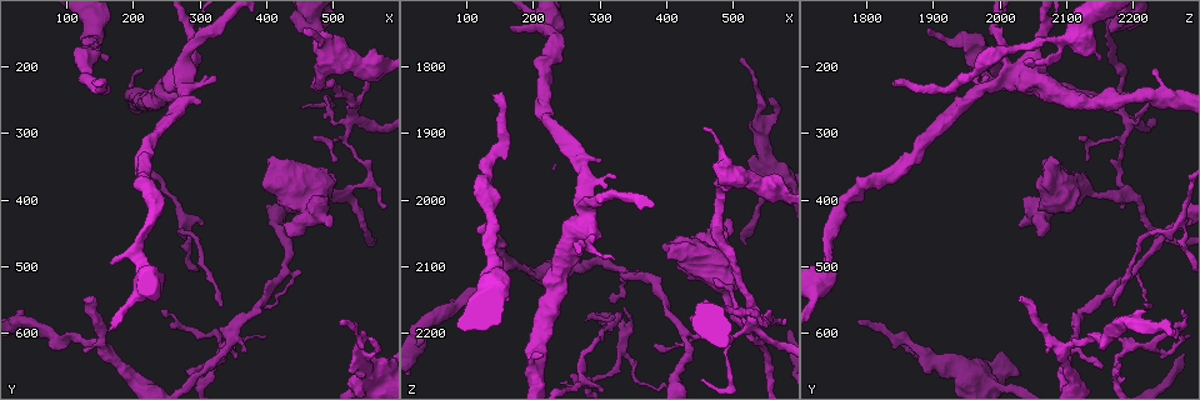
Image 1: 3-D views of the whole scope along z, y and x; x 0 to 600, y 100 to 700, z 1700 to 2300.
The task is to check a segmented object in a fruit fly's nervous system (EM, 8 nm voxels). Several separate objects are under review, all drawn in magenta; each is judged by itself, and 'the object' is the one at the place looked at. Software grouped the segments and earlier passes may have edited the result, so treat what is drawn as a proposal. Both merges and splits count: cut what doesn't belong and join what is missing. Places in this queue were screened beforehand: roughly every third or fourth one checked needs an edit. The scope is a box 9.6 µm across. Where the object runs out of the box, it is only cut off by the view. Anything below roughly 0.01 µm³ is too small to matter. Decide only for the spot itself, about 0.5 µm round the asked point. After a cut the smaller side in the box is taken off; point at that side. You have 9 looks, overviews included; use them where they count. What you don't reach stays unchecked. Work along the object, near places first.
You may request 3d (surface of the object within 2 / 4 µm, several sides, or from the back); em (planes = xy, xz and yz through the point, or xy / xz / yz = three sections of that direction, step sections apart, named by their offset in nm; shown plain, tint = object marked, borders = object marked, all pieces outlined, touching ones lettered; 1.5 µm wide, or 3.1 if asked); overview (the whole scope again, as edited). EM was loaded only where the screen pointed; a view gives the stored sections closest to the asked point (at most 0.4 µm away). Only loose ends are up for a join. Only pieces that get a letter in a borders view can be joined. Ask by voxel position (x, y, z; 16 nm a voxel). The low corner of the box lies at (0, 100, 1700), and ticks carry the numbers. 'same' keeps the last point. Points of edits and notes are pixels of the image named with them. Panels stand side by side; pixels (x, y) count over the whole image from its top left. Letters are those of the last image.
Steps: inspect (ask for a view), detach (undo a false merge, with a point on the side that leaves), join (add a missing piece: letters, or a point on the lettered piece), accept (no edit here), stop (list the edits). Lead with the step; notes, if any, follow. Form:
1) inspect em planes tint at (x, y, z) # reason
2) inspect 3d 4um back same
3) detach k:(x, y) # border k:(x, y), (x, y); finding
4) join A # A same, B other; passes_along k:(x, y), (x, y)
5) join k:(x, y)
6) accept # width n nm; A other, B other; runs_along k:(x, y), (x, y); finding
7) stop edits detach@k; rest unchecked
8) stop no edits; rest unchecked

inspect 3d 4um at (330, 560, 2170) # long arm stops here

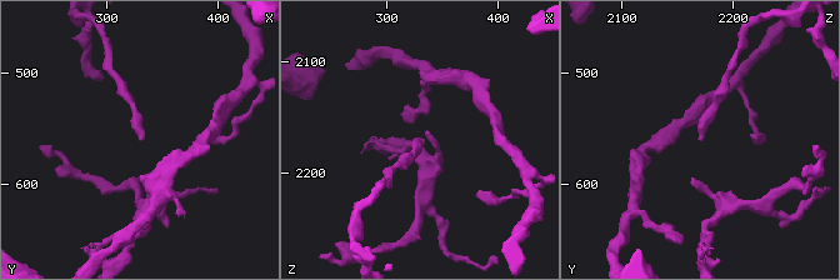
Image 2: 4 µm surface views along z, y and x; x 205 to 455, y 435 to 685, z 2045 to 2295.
inspect em xy step 8 borders at (334, 562, 2168)

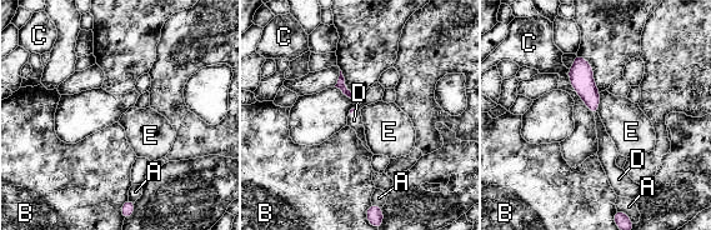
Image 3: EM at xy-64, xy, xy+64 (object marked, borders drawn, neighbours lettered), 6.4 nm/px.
inspect em planes borders same

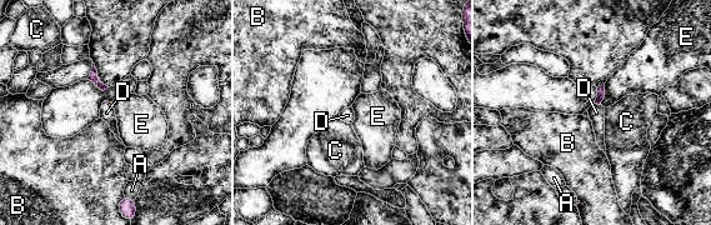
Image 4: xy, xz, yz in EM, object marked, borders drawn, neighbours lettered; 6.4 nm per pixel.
join D # A other, B other, C other, D same, E other; passes_along 4:(601, 89), (597, 104), (596, 113); it goes on there

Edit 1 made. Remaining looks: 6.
inspect em planes plain at (165, 500, 1745) # branch stops here

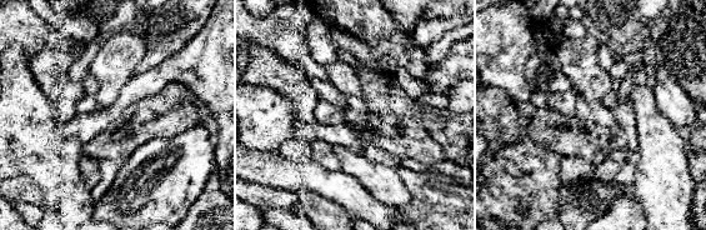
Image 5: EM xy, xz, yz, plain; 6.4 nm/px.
inspect em planes borders same # what lies round it

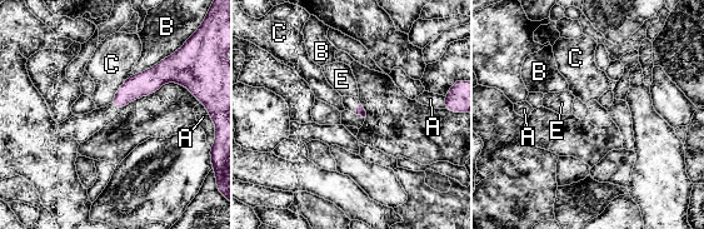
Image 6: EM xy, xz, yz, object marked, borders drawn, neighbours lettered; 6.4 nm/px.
accept # A other, B other, C other, E other; border 6:(133, 74), (124, 81), (109, 103); no lettered piece goes on from it

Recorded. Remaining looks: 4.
inspect em planes borders at (130, 550, 2035) # an open end

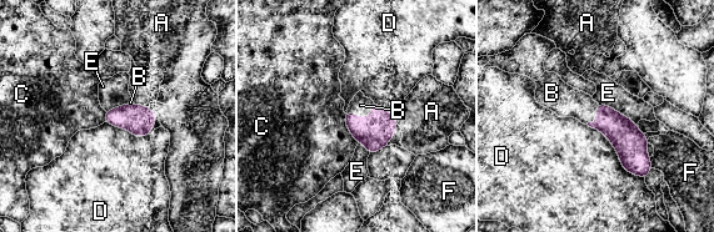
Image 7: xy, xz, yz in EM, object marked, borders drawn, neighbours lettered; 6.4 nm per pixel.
join B # A other, B same, C other, D other, E other, F other; the neuron continues

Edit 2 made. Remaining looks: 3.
inspect 3d 2um at (275, 660, 2180) # branch stops here

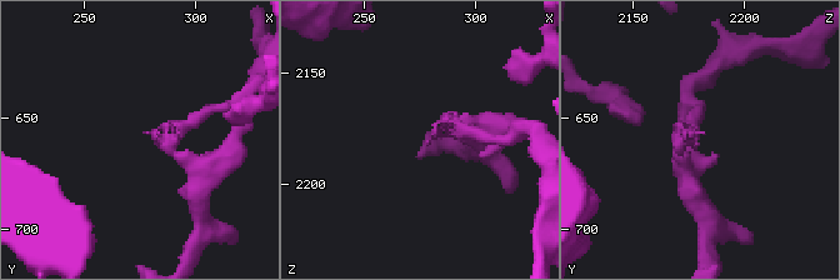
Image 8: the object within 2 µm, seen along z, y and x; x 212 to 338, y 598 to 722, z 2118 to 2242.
inspect em planes borders at (278, 658, 2183) # now the EM

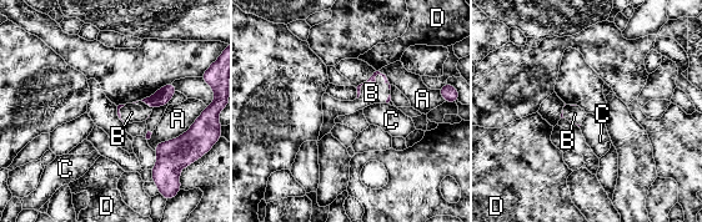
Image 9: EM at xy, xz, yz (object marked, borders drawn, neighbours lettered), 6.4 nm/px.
accept # A other, B other, C other, D other; border 9:(389, 84), (377, 75), (356, 99); no lettered piece goes on from it

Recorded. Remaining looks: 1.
stop edits join@4, join@7; rest unchecked

